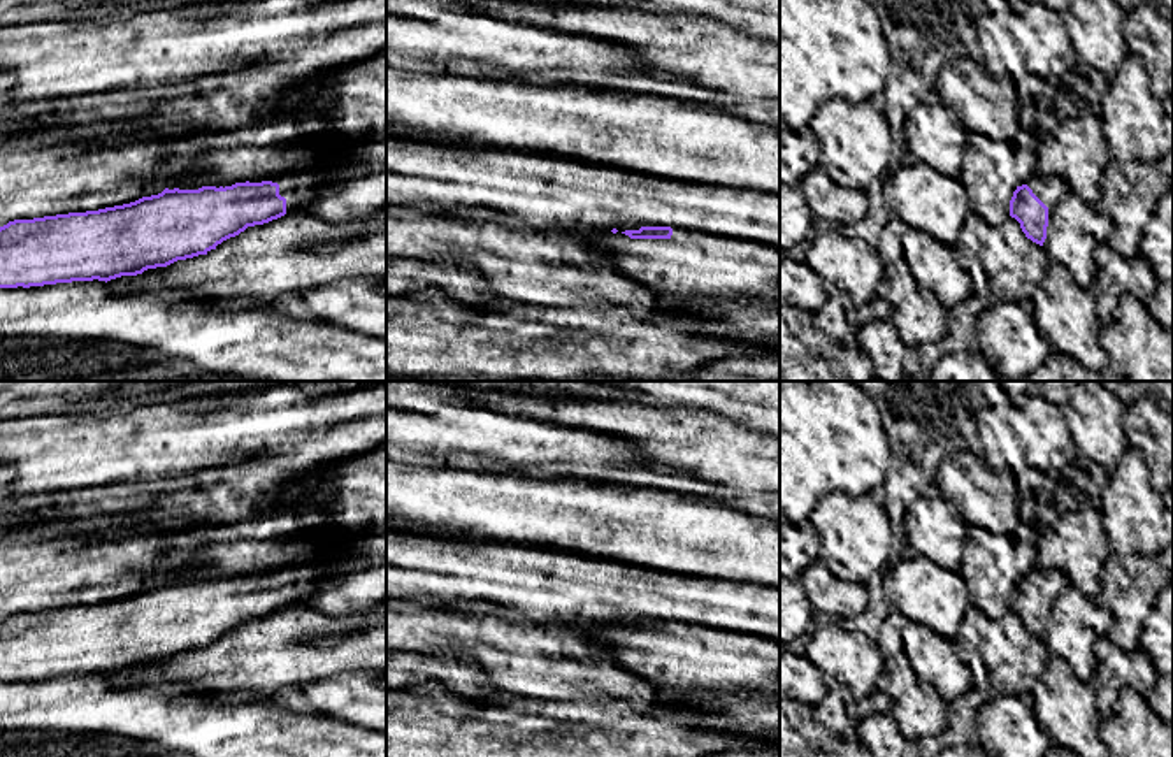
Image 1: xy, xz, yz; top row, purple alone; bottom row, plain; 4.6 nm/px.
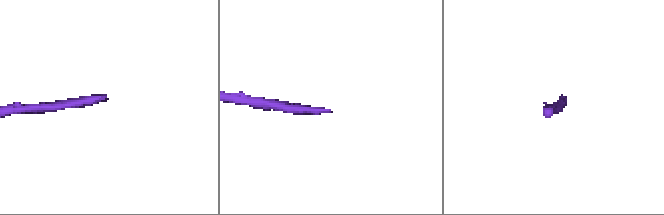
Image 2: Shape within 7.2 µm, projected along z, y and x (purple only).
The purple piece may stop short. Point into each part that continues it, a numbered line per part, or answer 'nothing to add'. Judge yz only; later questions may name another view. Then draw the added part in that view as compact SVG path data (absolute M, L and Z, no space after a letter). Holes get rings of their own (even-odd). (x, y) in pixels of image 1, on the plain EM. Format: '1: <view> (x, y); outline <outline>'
1: yz (1049, 582); outline M1034 567L1025 578L1048 602L1071 585L1069 576L1061 569Z

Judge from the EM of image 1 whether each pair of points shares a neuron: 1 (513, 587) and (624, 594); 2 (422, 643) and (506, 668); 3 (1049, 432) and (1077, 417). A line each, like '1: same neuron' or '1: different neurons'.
1: same neuron
2: same neuron
3: different neurons

